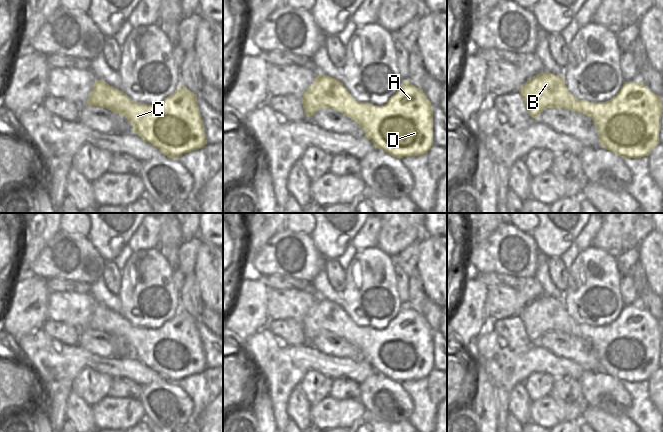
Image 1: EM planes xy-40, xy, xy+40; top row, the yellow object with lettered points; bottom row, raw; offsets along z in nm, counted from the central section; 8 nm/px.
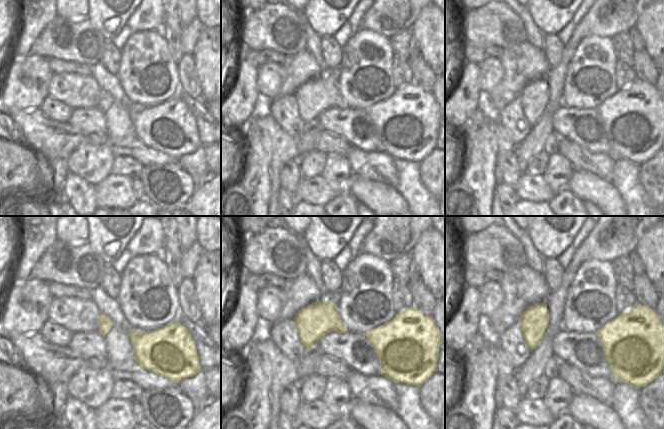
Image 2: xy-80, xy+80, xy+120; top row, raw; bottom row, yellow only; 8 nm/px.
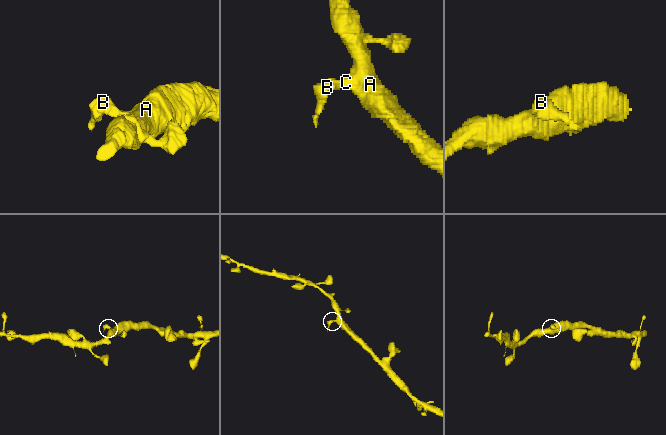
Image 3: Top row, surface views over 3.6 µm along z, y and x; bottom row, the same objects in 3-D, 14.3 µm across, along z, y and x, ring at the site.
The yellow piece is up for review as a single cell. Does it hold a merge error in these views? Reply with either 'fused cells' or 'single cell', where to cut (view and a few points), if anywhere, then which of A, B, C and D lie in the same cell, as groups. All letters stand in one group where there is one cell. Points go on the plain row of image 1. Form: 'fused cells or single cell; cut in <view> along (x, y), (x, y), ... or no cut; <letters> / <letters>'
single cell; no cut; A B C D

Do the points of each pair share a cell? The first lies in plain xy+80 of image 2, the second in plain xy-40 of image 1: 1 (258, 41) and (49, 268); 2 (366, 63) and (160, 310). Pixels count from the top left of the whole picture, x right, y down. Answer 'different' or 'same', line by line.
1: same
2: same

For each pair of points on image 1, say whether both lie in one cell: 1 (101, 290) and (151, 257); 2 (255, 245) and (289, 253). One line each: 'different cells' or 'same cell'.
1: different cells
2: different cells

